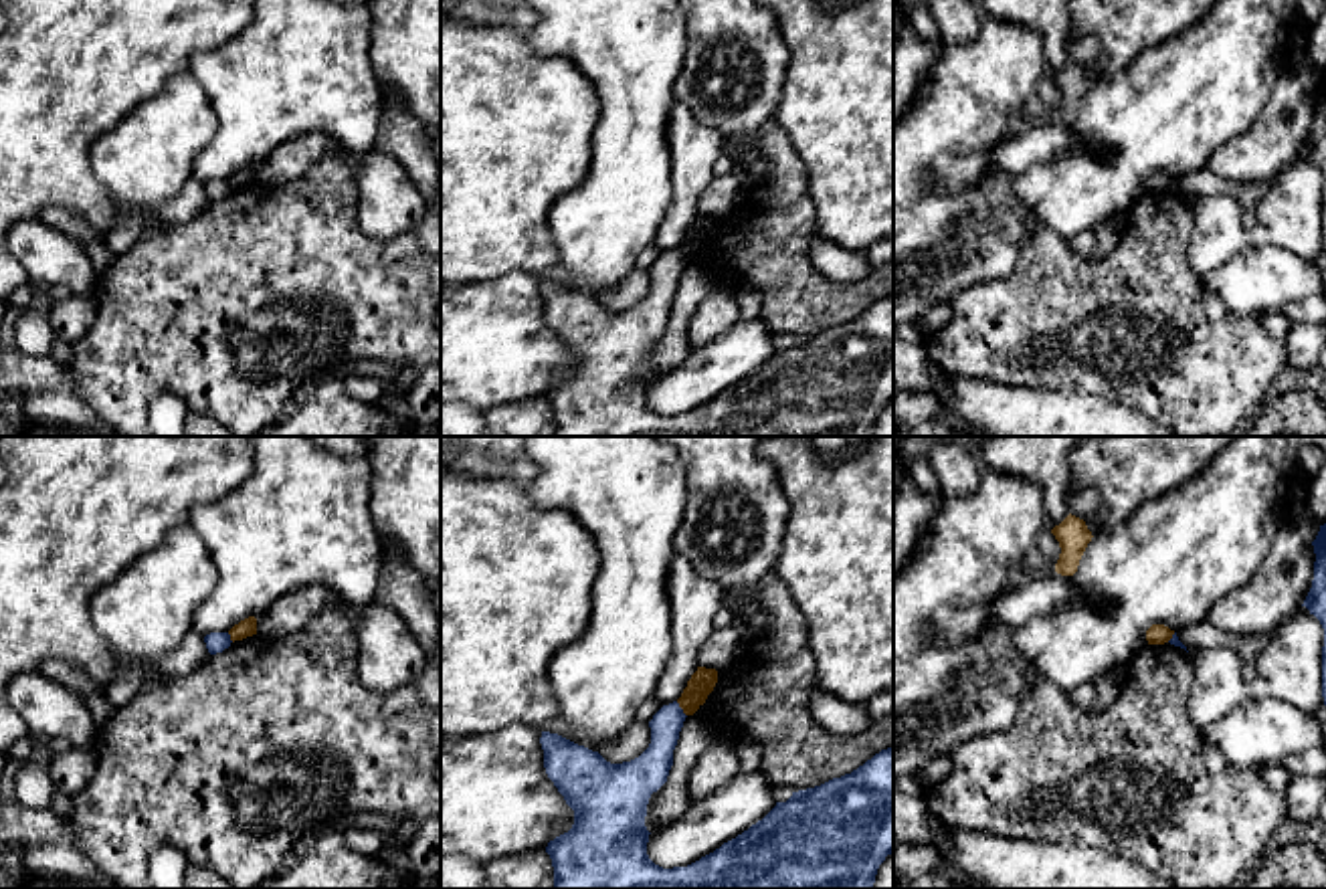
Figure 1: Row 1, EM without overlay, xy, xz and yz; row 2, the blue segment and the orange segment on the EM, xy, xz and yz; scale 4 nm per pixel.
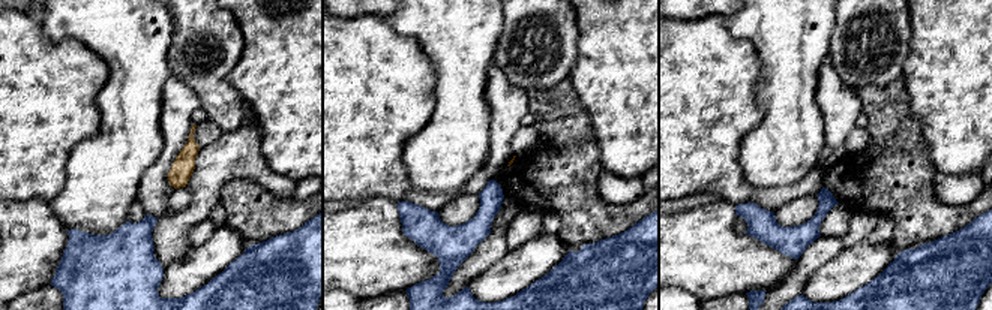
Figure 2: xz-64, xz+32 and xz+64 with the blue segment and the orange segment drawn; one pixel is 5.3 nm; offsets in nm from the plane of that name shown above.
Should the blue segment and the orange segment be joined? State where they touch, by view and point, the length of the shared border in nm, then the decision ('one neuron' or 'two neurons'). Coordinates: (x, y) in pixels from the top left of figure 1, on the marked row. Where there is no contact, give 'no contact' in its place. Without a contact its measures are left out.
xz (682, 710) | 80 nm | two neurons

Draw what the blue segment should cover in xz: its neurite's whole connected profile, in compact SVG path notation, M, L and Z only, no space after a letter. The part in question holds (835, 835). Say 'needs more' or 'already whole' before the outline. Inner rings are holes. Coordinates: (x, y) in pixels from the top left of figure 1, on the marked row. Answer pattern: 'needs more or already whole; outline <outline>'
already whole; outline M677 701L663 705L649 721L649 748L623 764L542 731L546 774L574 810L572 828L546 847L554 889L873 889L879 865L893 853L893 746L851 774L792 792L762 820L695 863L655 865L647 855L647 804L667 782L685 717Z

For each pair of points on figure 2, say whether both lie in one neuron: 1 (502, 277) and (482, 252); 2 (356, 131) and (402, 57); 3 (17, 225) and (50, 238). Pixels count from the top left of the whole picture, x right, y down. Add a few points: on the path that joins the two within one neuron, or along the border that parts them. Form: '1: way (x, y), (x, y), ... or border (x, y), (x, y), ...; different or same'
1: border (509, 250), (486, 267), (468, 286); different
2: way (360, 113), (362, 101), (386, 75); same
3: way (24, 232), (30, 238), (42, 238); same

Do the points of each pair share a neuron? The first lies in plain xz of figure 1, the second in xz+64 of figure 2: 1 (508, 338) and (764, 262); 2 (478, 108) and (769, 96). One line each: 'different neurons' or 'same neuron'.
1: same neuron
2: different neurons

